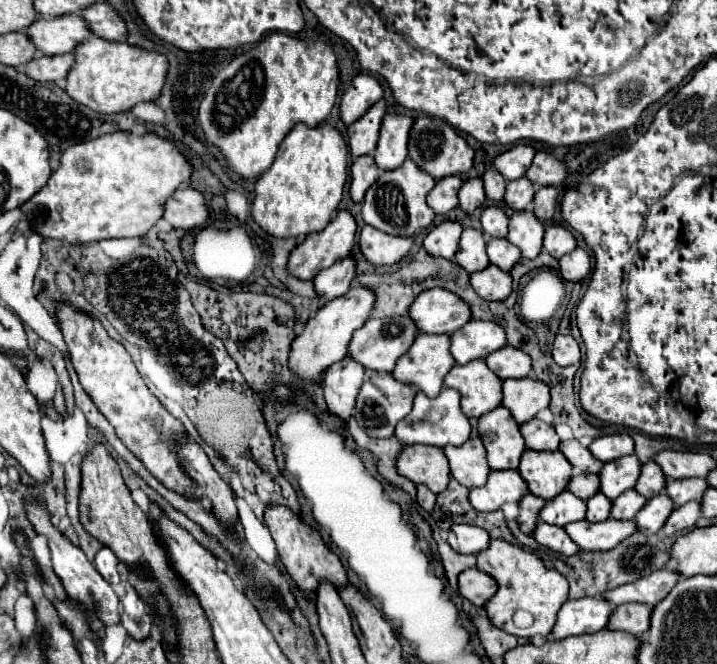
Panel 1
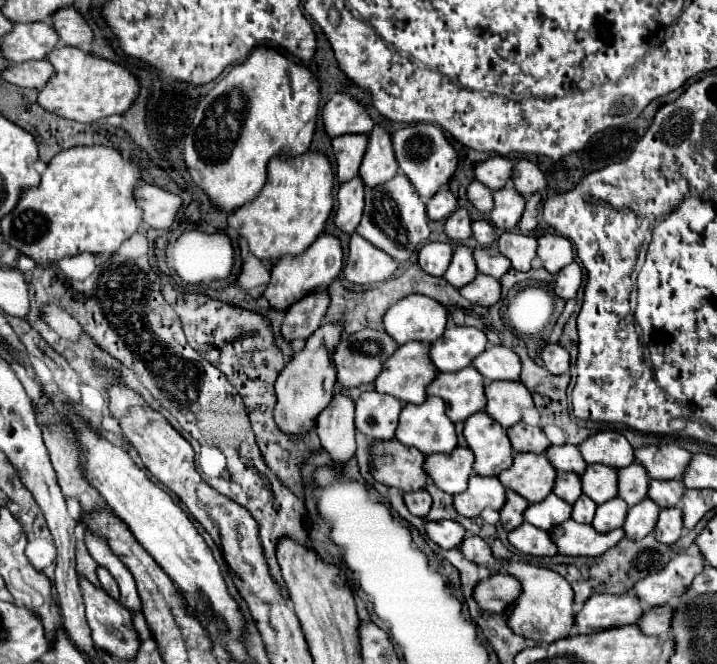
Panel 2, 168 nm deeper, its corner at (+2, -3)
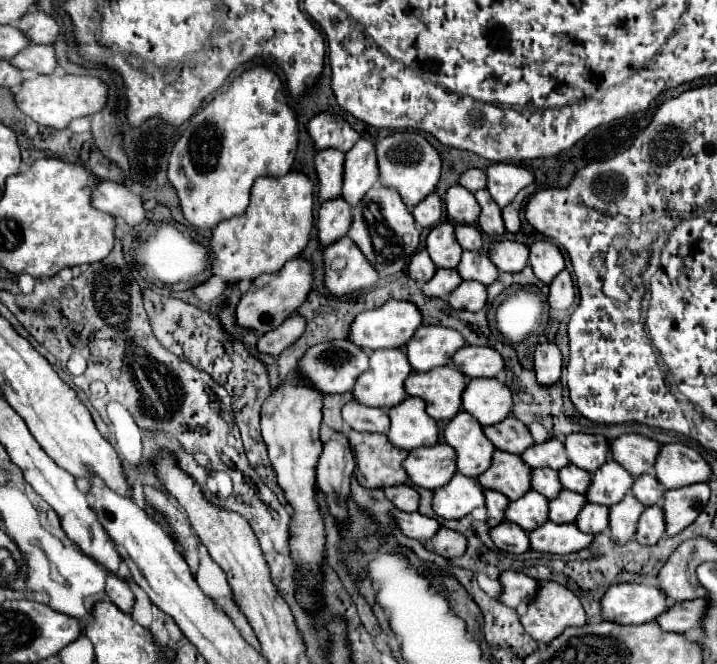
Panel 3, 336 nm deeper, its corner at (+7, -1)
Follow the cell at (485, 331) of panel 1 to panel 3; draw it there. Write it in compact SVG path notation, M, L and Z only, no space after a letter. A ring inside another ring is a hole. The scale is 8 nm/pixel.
M421 326L415 336L405 344L405 354L415 372L427 372L449 364L449 356L463 348L459 332L441 326Z

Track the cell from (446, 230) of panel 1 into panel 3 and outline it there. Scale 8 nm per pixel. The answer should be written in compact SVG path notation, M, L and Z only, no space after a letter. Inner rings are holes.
M423 250L423 252L417 252L411 262L409 262L409 276L415 280L415 282L429 282L435 274L435 264L429 260L429 254Z

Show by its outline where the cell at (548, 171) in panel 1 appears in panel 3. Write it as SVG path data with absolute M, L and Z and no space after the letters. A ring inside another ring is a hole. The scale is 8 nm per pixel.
M491 164L487 168L487 190L501 208L507 206L517 196L517 192L531 182L531 172L517 164Z

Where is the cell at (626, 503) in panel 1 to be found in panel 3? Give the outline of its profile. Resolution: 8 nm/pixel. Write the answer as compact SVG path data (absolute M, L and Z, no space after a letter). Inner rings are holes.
M585 504L577 514L575 524L585 534L599 534L609 526L609 508L601 508L601 504Z

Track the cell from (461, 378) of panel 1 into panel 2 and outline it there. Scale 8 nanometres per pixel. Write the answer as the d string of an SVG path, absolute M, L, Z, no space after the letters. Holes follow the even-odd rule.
M474 366L452 374L440 372L428 386L428 394L444 398L446 414L452 422L464 422L486 406L484 378L474 370Z

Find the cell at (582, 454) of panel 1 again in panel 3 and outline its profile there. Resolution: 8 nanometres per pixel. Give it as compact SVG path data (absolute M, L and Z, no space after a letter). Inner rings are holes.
M551 438L543 444L533 444L531 448L527 448L521 454L521 460L531 468L547 466L547 468L553 468L553 470L569 464L569 460L565 456L565 446L559 438Z

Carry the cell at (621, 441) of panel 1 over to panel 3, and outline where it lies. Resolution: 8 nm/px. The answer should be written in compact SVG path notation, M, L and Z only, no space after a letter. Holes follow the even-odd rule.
M567 434L565 450L569 462L587 472L595 472L609 460L609 440L595 434Z

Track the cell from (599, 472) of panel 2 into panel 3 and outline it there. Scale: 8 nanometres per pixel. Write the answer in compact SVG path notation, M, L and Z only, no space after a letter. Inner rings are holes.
M567 464L557 474L559 474L559 480L561 480L561 486L567 488L567 490L585 494L585 488L581 488L581 486L589 488L589 476L591 474L589 472L581 472L581 468L575 468L573 464Z

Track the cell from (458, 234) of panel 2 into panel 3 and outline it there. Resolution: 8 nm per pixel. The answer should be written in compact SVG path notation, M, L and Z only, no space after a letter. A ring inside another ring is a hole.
M441 222L427 236L427 252L437 268L457 268L461 260L463 250L453 236L453 228L451 222Z

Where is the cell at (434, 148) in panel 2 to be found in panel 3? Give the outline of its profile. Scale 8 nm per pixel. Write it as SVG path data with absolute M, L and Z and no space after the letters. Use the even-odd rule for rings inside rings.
M395 132L377 142L375 150L381 186L397 190L407 208L415 208L427 194L435 190L441 174L441 158L419 132Z

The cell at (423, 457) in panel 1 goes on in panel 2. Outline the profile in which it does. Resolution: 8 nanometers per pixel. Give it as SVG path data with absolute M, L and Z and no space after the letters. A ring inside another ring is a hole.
M398 440L376 442L370 450L372 476L386 486L398 488L400 492L426 488L428 474L424 470L424 460L426 456L420 450L408 448Z

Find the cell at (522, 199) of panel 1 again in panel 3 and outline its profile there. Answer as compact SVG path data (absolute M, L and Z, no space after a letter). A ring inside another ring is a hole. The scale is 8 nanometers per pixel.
M485 190L475 192L475 200L481 206L481 214L479 214L479 220L477 220L481 232L485 232L491 238L501 236L505 232L503 220L501 220L501 208L497 204L493 204L493 198Z

